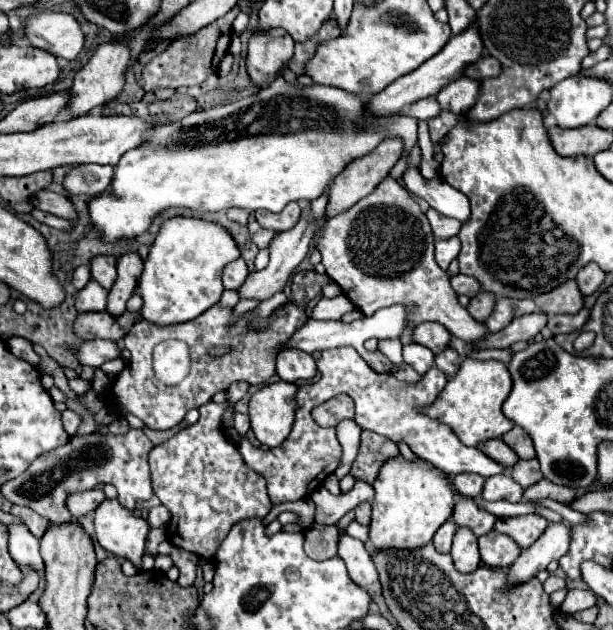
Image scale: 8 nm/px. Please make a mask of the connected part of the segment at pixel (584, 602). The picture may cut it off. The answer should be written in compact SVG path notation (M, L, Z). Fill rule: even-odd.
M569 590L565 602L561 604L561 610L565 610L565 614L575 614L595 606L595 602L597 602L597 596L591 590Z

